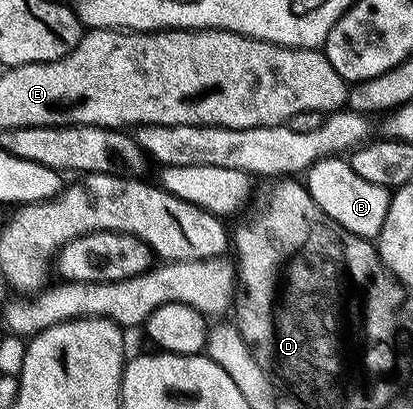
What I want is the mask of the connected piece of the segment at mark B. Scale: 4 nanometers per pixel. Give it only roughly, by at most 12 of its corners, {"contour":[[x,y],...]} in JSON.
{"contour":[[345,157],[304,174],[320,208],[374,240],[391,191],[356,176]]}

